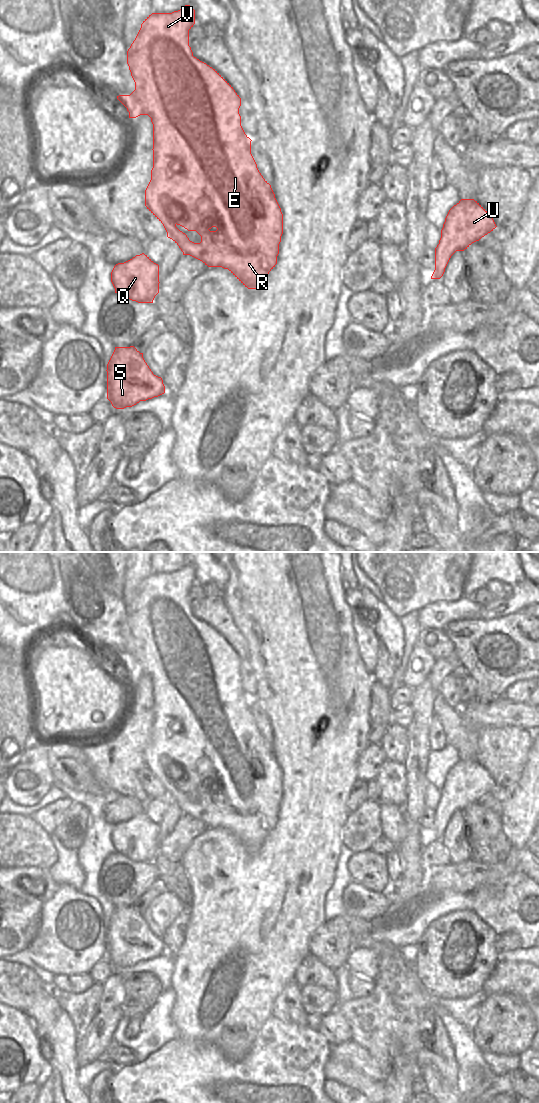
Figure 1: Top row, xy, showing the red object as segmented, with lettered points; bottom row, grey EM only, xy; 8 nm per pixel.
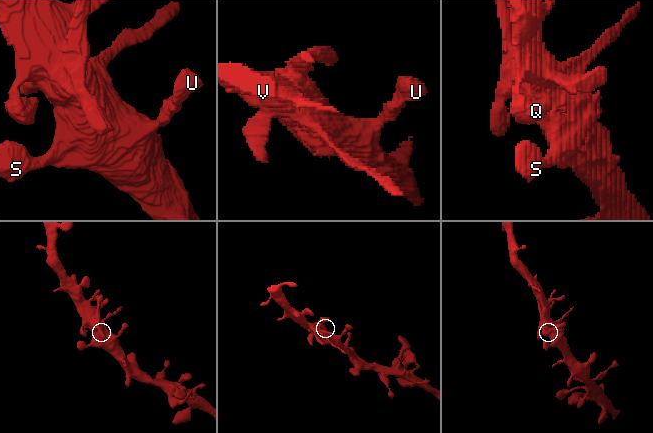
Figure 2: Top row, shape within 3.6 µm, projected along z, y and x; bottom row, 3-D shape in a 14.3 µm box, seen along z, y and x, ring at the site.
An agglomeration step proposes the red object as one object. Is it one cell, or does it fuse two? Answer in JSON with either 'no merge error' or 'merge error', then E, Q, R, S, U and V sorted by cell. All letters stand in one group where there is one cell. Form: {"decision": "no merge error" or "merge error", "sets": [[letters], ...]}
{"decision": "no merge error", "sets": [["E", "Q", "R", "S", "U", "V"]]}

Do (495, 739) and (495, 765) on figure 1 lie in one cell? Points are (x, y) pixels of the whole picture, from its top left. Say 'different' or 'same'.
same

